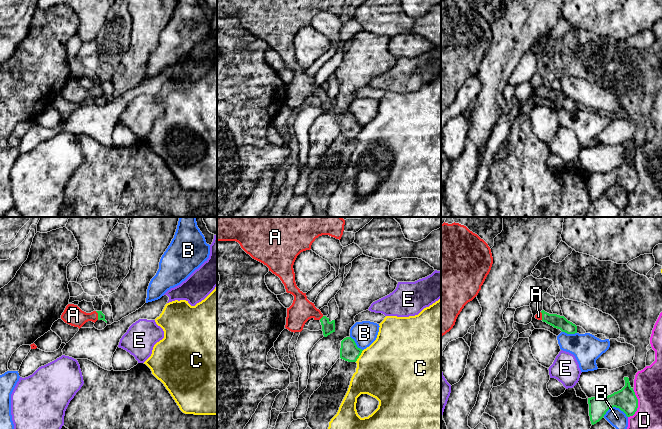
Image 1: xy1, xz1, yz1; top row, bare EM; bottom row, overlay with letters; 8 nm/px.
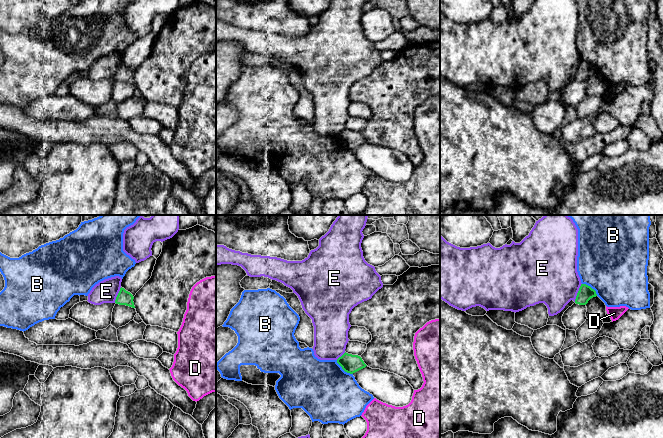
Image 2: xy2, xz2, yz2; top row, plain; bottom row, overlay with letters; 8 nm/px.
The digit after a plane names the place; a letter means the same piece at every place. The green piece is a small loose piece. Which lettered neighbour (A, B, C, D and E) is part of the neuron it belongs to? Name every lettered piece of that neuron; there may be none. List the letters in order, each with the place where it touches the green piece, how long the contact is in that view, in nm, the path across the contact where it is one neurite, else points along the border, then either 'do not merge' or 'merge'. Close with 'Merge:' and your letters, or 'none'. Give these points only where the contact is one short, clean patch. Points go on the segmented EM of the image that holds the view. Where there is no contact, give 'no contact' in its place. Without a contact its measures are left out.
A: xy1 (98, 315) | 80 nm | across xy1 (101, 316), (98, 315), (73, 315) | merge
B: yz1 (616, 407) | 200 nm | do not merge
C: xz1 (359, 355) | 120 nm | do not merge
D: yz1 (637, 404) | 240 nm | do not merge
E: yz2 (578, 292) | 160 nm | along yz2 (581, 283), (574, 301) | do not merge
Merge: A

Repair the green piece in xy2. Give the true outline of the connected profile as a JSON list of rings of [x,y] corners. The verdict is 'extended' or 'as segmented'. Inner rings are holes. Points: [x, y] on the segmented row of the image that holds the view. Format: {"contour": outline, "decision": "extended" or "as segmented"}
{"contour": [[[121,287],[116,297],[115,303],[135,308],[133,299],[134,299],[133,295]]], "decision": "as segmented"}

